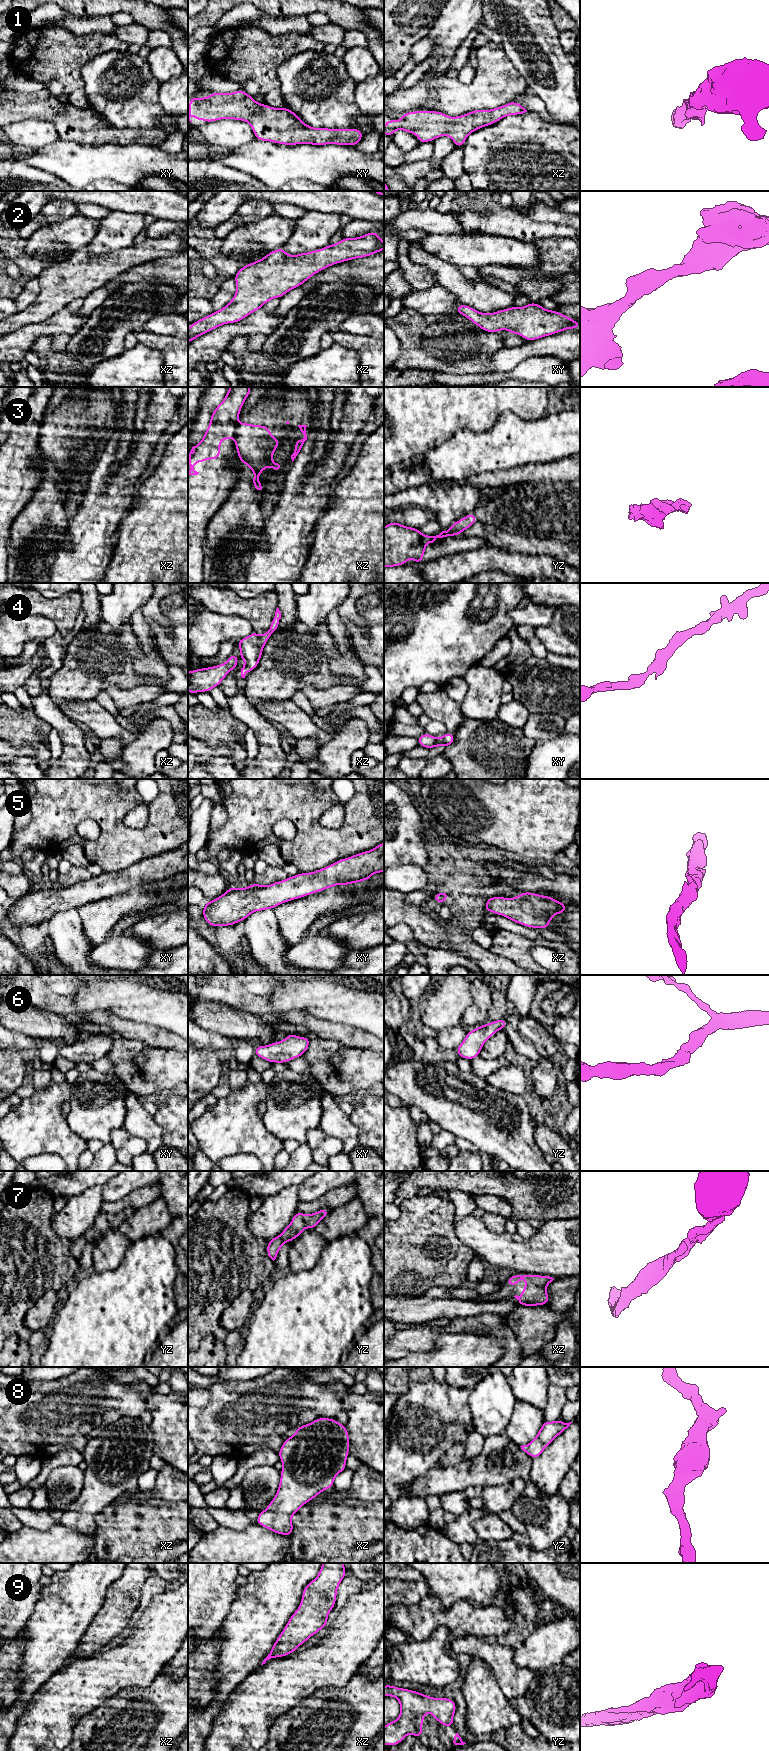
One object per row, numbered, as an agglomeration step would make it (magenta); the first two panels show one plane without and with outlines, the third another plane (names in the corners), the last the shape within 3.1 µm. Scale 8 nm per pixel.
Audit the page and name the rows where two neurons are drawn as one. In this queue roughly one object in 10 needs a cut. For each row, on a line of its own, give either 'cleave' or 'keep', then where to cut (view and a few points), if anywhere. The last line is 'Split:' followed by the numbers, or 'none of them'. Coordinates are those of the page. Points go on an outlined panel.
1: keep; cut none
2: keep; cut none
3: cleave; cut xz (238, 423), (234, 438)
4: keep; cut none
5: keep; cut none
6: keep; cut none
7: keep; cut none
8: keep; cut none
9: keep; cut none
Split: 3

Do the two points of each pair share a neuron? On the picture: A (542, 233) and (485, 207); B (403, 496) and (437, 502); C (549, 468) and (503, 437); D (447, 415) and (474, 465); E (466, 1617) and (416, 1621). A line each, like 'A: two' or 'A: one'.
A: one
B: one
C: two
D: two
E: one

